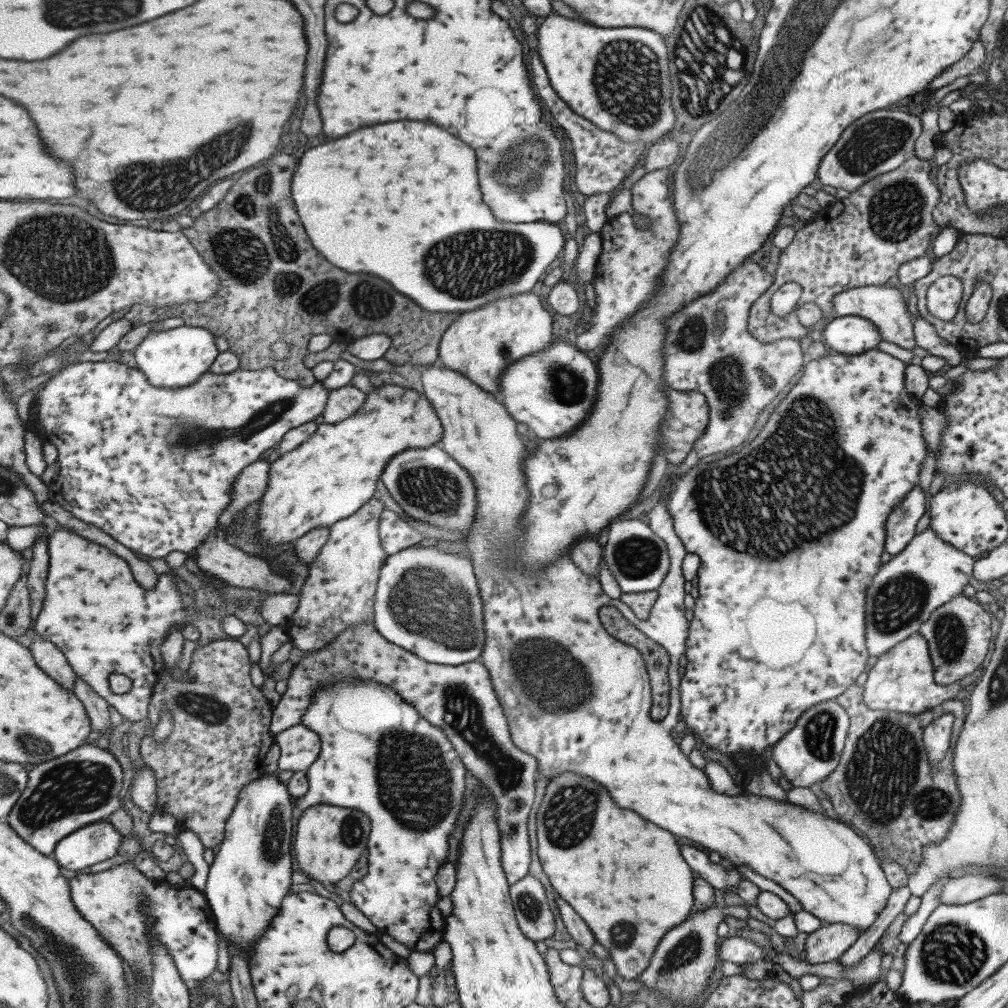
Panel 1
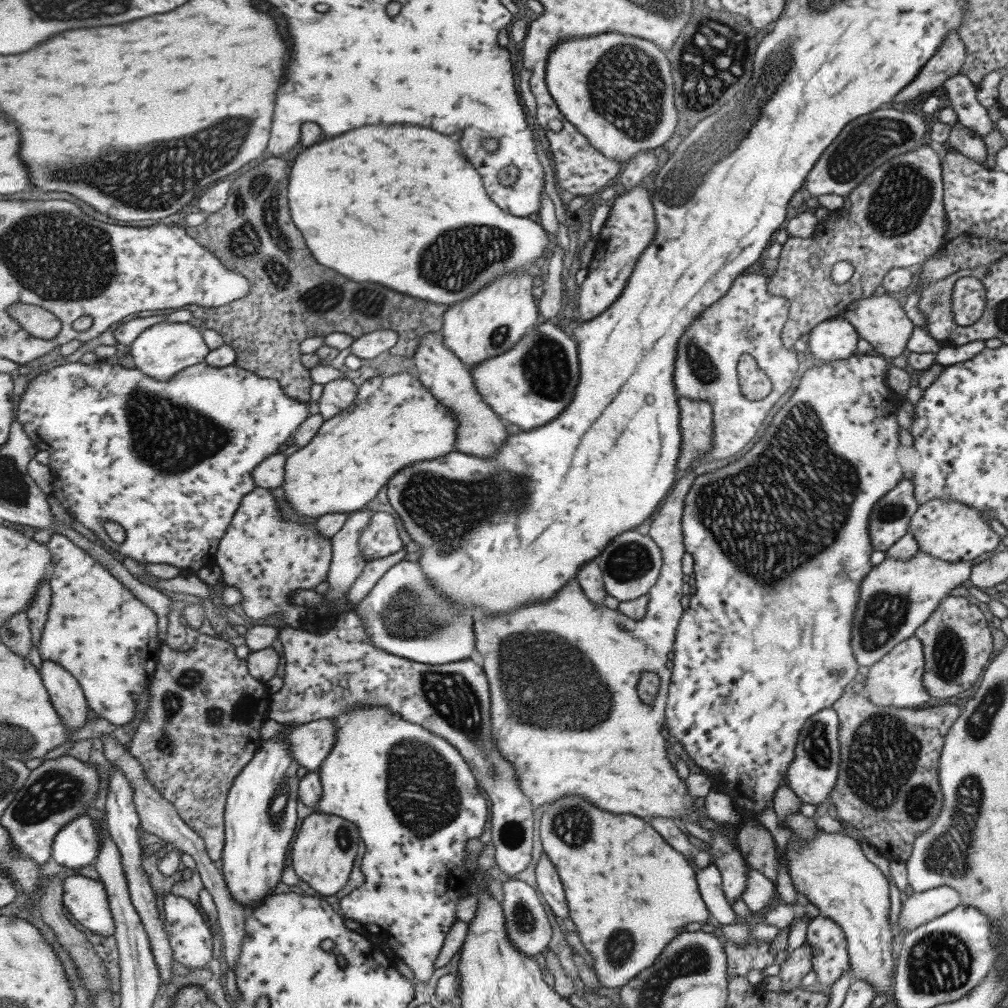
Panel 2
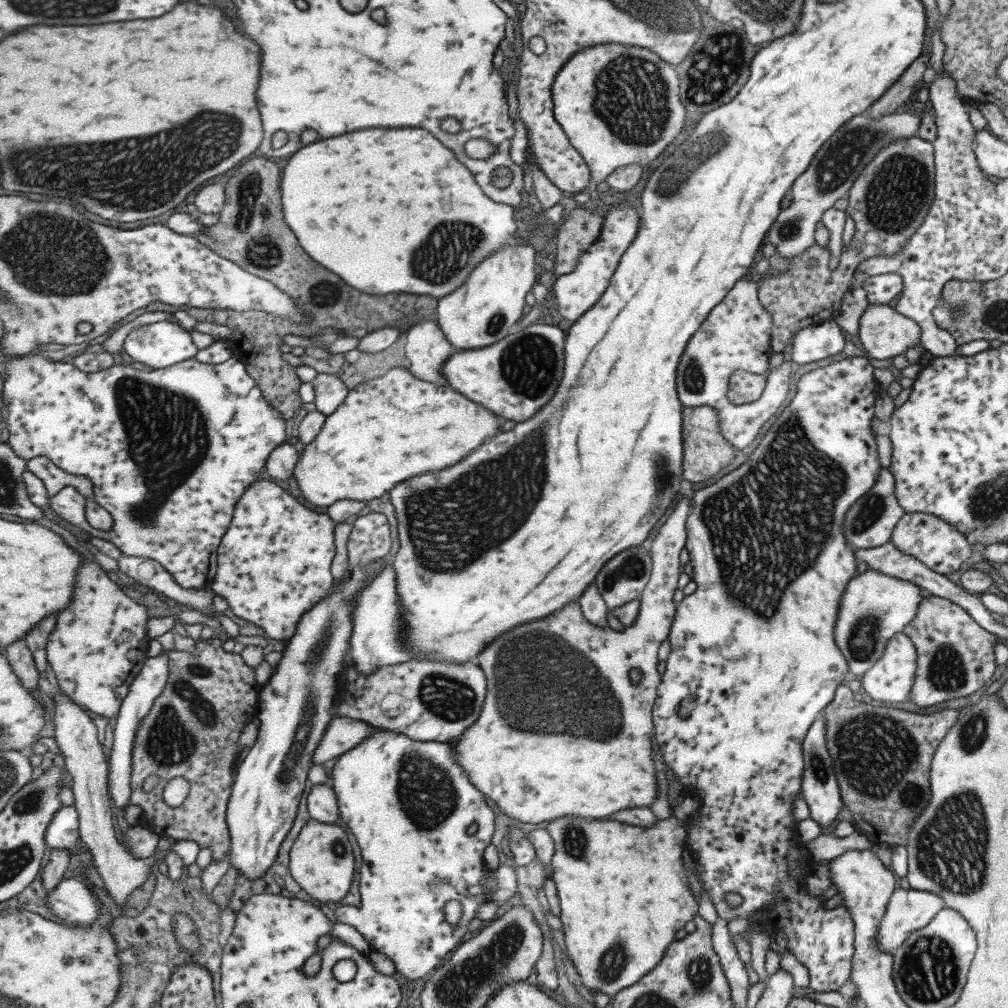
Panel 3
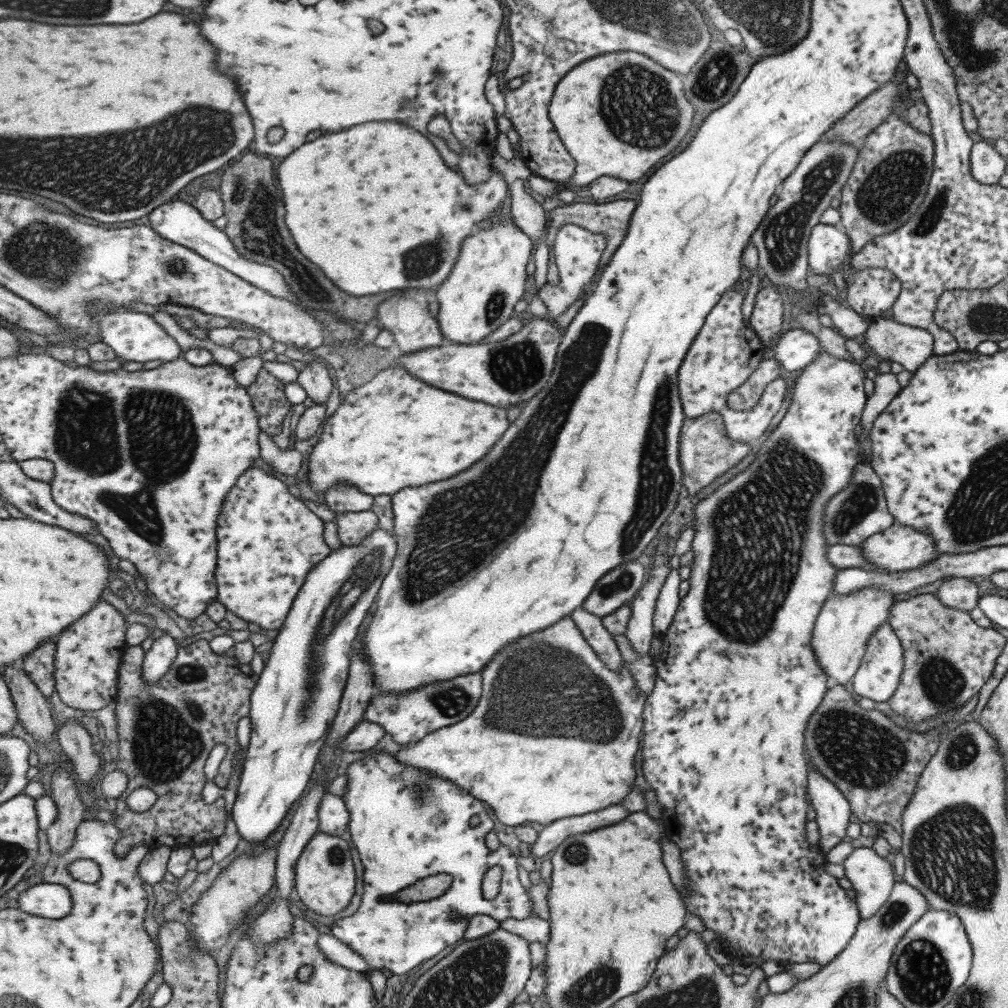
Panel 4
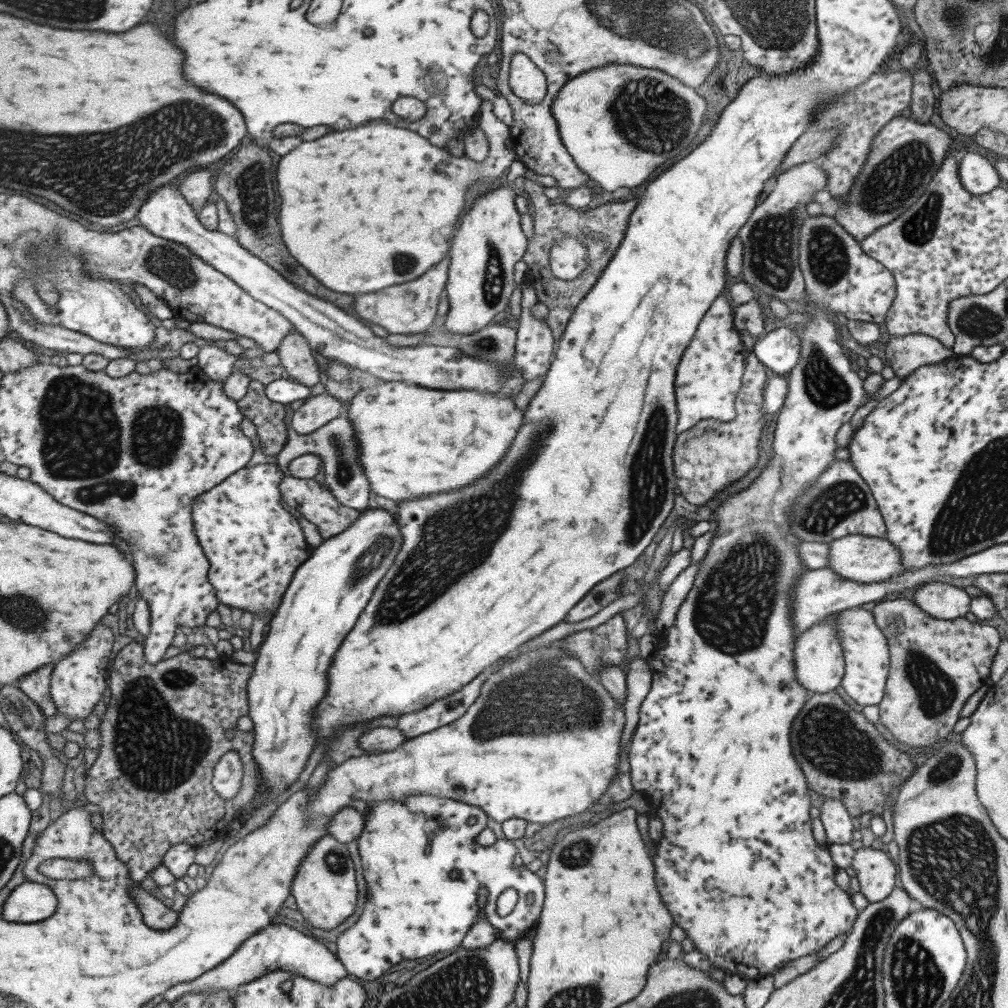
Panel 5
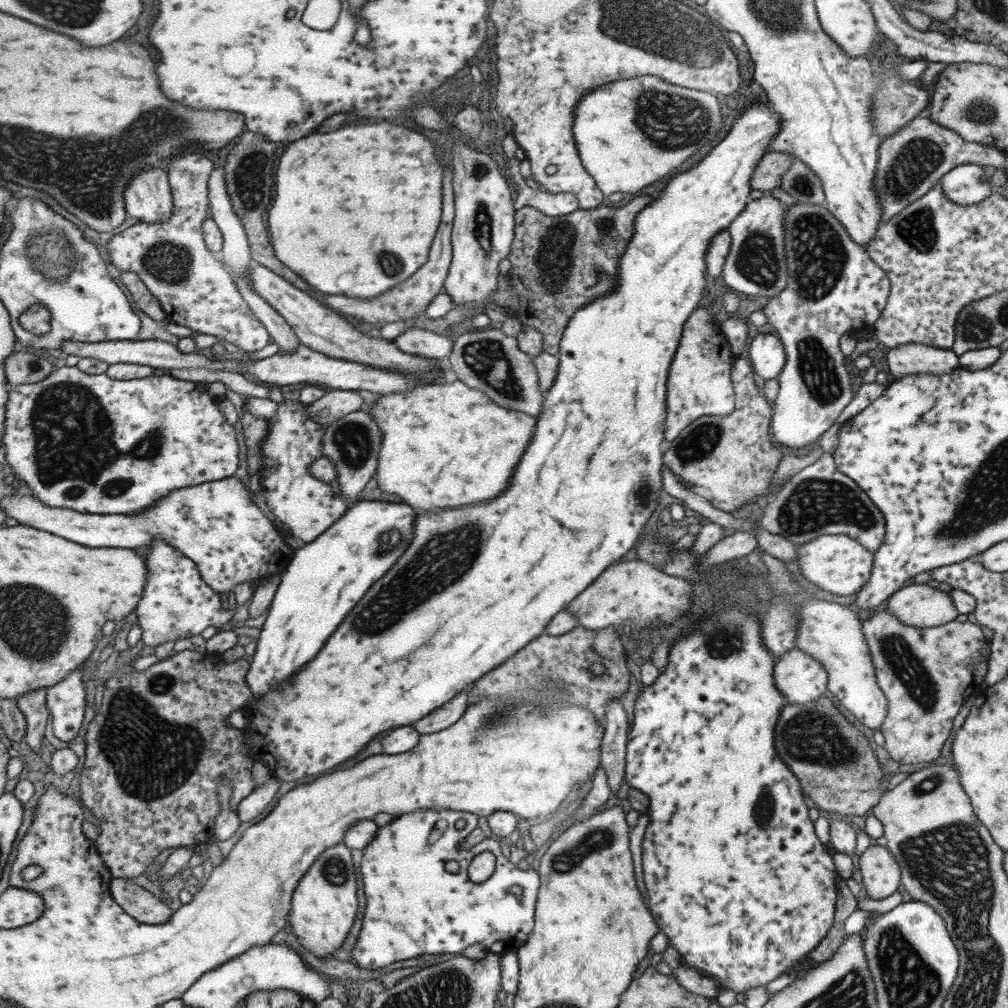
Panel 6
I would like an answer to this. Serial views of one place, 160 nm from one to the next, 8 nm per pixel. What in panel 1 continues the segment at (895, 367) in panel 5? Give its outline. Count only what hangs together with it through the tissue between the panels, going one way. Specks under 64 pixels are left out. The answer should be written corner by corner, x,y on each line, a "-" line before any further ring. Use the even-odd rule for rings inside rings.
867,285
839,292
832,298
832,312
837,317
855,315
870,320
881,332
880,340
897,344
899,348
911,350
916,345
912,331
912,320
907,313
901,293
895,286

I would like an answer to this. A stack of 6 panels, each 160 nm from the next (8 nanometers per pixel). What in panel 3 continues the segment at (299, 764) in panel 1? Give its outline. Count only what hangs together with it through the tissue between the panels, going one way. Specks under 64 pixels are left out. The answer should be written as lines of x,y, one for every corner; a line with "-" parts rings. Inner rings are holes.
335,717
330,722
323,740
320,740
314,756
314,764
323,764
359,746
376,727
362,720
349,717

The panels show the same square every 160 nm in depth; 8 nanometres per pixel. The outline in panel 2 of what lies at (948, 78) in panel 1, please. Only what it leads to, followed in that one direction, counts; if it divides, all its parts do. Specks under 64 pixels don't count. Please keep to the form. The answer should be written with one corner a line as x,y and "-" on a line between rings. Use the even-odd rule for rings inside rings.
956,34
946,36
947,38
944,38
935,49
934,55
931,55
915,74
915,80
901,88
899,96
893,96
893,104
913,100
922,92
937,89
942,86
943,81
958,74
959,67
964,61
964,46

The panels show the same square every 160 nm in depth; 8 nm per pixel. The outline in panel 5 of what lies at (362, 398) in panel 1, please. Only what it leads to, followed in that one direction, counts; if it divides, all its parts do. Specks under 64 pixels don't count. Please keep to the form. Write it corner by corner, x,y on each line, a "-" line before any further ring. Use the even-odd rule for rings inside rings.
295,331
283,339
277,350
282,366
292,379
314,390
321,390
321,370
308,340

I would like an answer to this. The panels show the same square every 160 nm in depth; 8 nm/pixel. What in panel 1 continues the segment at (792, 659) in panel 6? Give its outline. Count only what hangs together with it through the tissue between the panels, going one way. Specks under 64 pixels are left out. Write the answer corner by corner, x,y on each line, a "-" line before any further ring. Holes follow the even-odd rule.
930,528
913,535
901,552
890,555
887,562
880,564
879,570
866,588
864,639
868,656
878,657
901,640
905,640
910,634
917,633
919,625
927,620
935,608
949,602
955,595
961,594
963,587
972,576
972,564
972,556
967,556
943,542

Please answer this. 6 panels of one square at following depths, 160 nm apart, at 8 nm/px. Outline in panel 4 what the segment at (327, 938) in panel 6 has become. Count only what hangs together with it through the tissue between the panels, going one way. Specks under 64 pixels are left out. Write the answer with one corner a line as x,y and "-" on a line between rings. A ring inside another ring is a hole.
319,831
307,844
296,867
296,891
301,901
317,915
335,916
343,912
355,896
357,876
347,840

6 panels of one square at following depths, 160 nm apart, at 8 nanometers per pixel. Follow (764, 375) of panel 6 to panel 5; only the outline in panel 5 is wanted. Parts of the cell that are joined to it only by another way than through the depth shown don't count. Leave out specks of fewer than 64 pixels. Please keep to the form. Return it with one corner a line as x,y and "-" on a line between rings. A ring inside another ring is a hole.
776,325
753,346
751,352
778,377
789,373
799,358
799,339
794,328

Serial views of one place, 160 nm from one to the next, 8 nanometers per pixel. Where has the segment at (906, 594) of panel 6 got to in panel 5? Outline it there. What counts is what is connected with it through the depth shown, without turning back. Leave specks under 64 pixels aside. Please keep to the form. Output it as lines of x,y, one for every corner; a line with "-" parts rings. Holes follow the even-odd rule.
942,579
921,584
911,594
911,600
927,616
939,620
963,618
969,610
970,598
963,589

